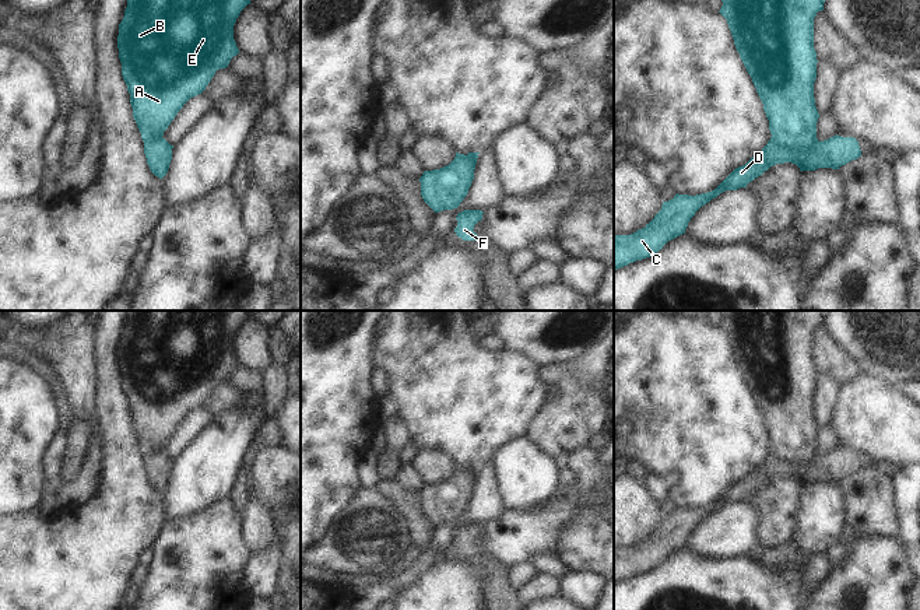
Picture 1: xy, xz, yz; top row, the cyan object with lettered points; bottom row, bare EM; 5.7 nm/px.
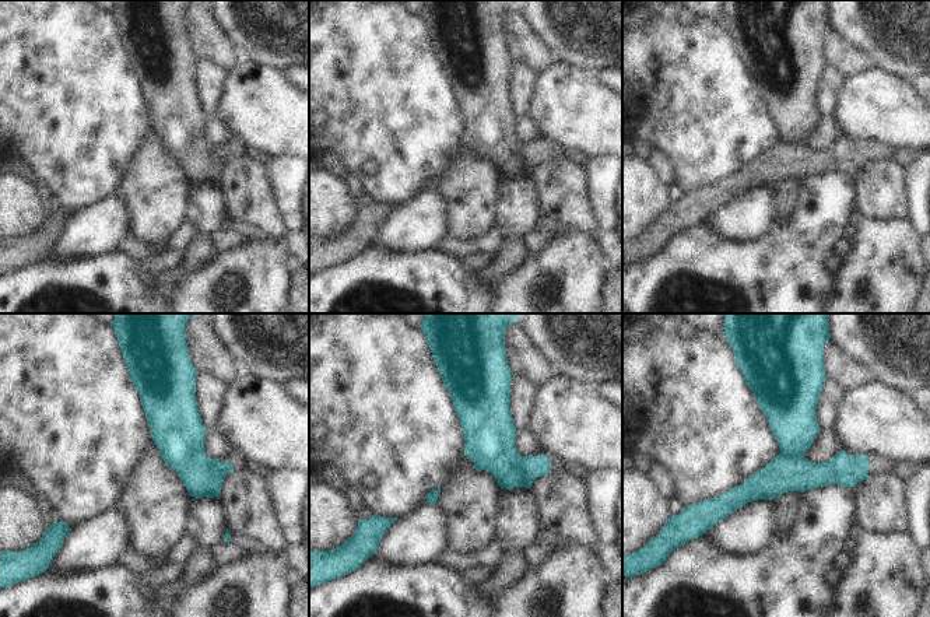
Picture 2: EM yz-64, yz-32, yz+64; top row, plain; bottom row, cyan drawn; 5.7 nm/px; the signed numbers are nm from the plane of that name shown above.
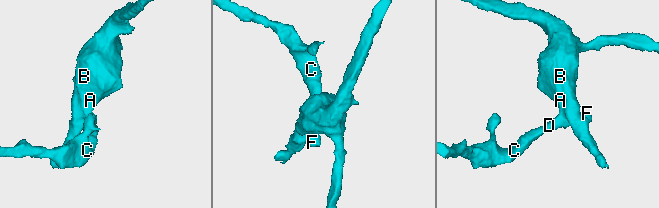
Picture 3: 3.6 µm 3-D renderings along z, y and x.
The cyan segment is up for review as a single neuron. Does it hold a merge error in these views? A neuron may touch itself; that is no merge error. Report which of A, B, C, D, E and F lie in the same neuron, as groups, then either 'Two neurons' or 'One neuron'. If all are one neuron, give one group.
Groups: A B E / C D F. Two neurons.

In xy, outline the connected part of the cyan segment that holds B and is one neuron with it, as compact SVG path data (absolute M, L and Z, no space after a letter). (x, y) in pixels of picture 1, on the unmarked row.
M127 311L117 362L143 455L162 451L183 418L239 367L233 339L247 318L250 311Z

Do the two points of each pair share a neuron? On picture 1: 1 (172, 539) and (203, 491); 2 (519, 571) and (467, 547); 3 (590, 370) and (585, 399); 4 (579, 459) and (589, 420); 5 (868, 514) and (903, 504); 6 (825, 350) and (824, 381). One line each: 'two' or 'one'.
1: two
2: two
3: two
4: two
5: two
6: two

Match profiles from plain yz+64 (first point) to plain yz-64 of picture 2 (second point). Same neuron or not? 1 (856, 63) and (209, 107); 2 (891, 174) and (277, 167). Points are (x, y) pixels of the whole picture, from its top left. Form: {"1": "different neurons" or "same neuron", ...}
{"1": "different neurons", "2": "different neurons"}

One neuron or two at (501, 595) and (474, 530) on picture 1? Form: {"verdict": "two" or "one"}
{"verdict": "one"}

